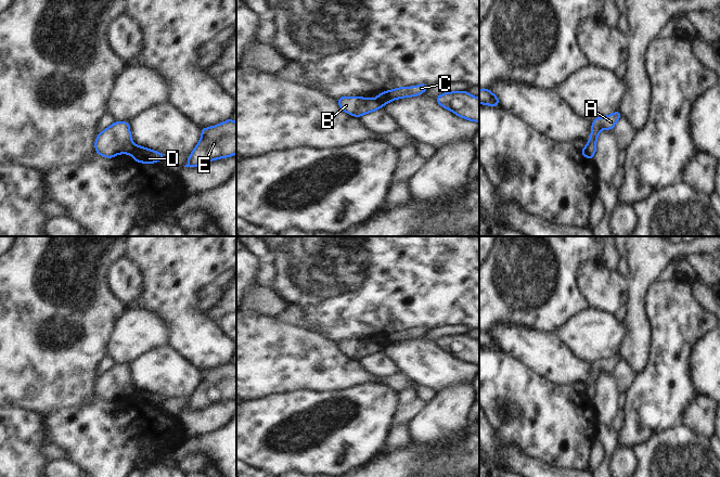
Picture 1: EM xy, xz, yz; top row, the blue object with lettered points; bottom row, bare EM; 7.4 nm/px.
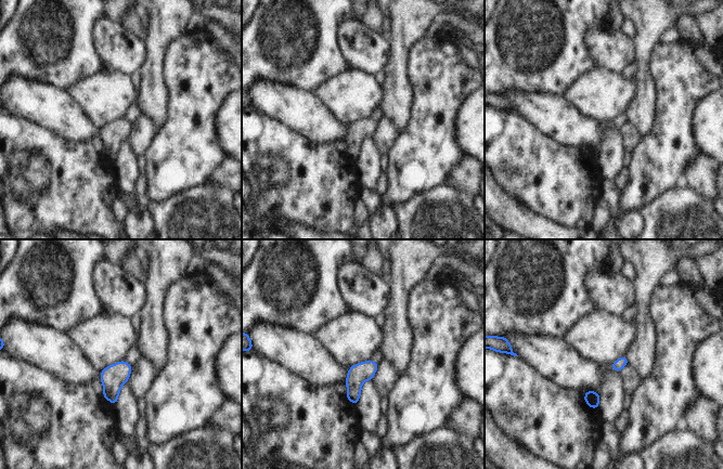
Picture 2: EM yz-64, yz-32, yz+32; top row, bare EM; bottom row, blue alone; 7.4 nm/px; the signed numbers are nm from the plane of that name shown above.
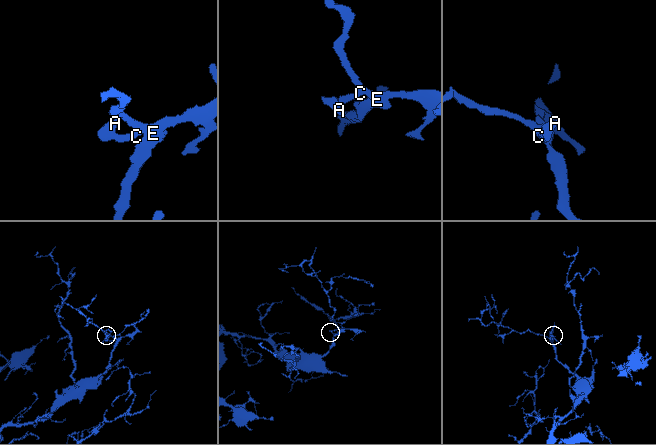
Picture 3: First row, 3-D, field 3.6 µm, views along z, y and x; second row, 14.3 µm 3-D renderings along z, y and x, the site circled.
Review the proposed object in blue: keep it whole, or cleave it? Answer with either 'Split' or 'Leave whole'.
Split.

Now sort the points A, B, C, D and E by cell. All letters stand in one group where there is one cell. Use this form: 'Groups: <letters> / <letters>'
Groups: A B / C D E.

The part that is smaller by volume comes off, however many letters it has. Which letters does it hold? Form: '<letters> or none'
A, B

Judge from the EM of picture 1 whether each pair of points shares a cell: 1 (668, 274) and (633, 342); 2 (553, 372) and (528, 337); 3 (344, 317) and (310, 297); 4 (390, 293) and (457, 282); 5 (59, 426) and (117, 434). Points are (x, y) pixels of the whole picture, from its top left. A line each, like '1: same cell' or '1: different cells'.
1: different cells
2: same cell
3: same cell
4: same cell
5: same cell

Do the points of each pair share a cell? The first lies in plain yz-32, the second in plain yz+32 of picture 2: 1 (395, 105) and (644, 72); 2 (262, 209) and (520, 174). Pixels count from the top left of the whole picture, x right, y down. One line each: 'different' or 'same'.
1: same
2: same

